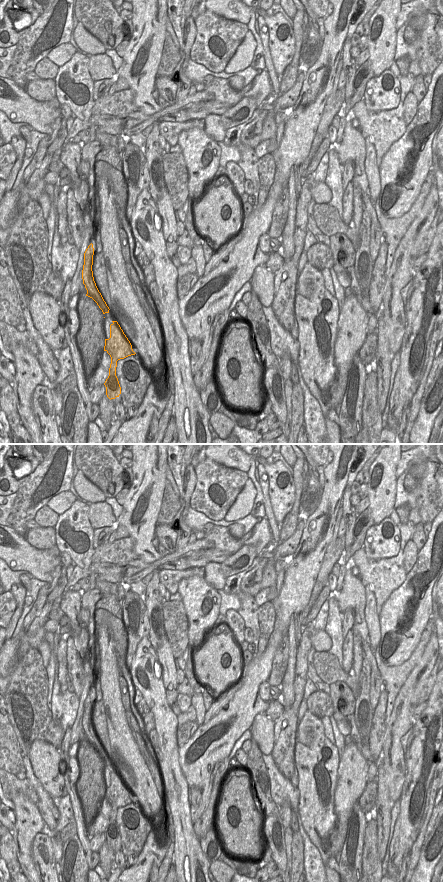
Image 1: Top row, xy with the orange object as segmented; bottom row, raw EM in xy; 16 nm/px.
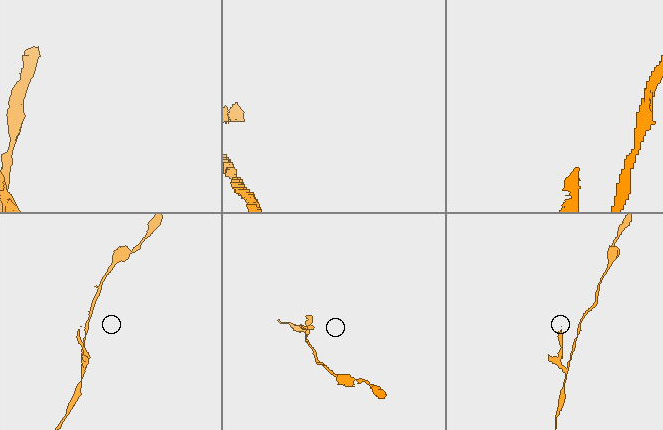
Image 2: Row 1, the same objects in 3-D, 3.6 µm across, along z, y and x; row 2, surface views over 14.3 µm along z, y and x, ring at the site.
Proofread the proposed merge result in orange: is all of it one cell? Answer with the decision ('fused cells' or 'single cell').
single cell

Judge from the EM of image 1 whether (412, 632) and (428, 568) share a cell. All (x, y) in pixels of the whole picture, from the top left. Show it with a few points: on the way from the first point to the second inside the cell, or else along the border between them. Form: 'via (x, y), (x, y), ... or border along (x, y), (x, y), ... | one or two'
via (413, 616), (419, 602), (417, 599), (419, 583) | one

